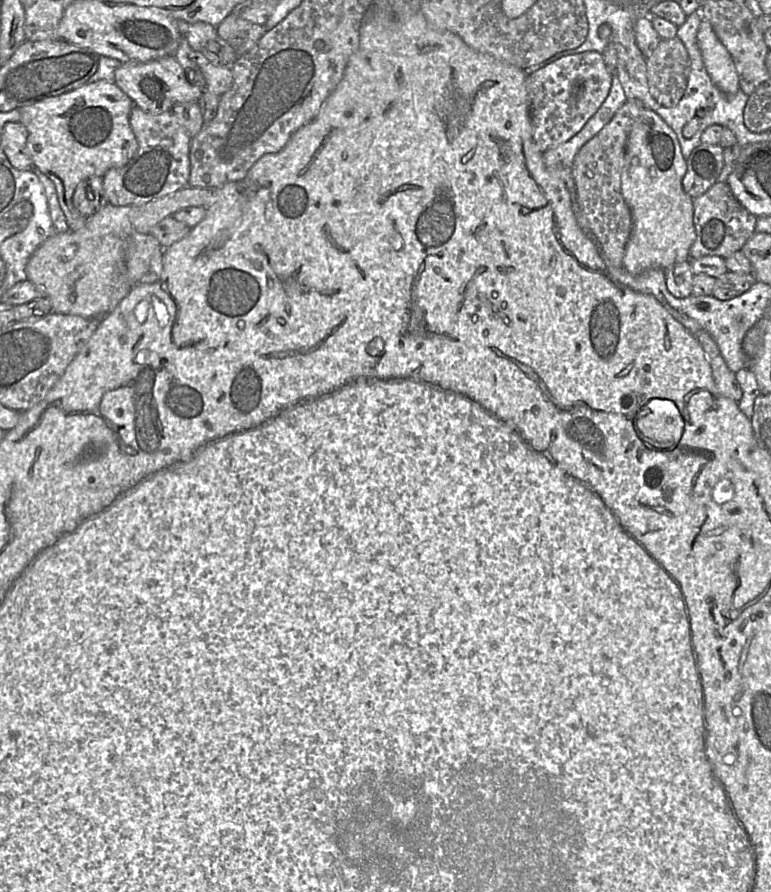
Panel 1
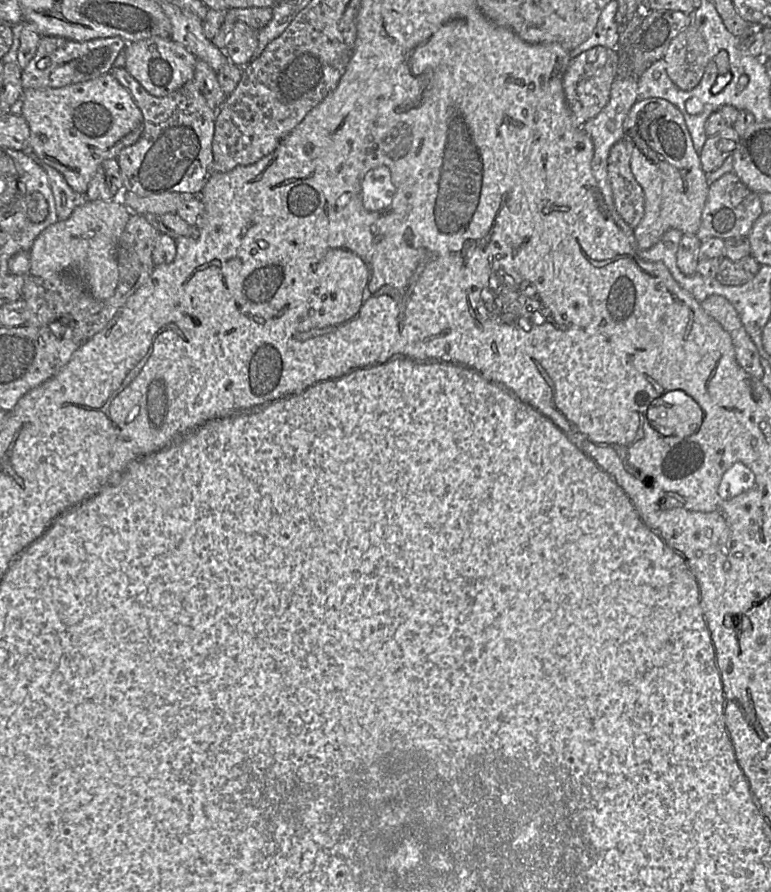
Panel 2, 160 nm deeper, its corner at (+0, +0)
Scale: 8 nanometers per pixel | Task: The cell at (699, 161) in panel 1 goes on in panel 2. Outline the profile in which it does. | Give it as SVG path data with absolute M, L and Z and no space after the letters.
M727 126L718 134L708 137L699 153L701 167L708 174L718 169L726 158L733 155L741 136L733 126Z

